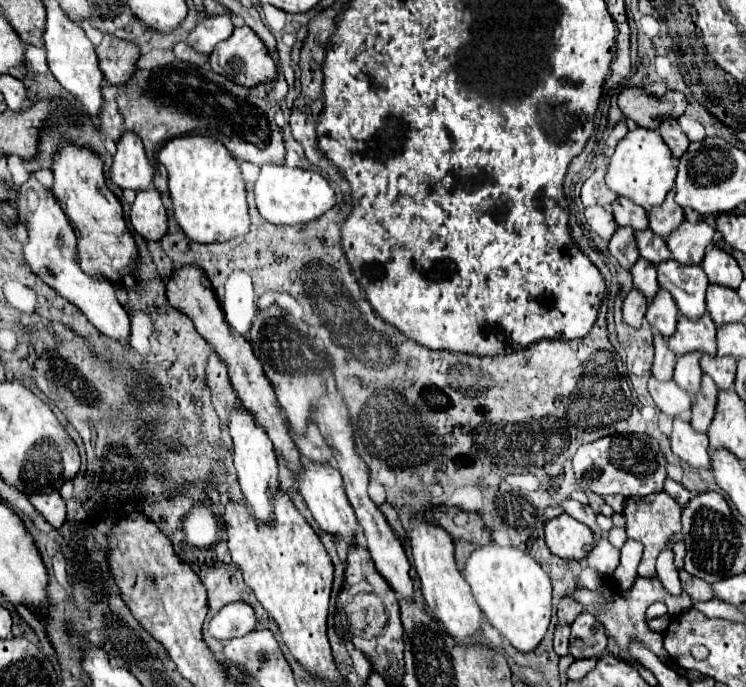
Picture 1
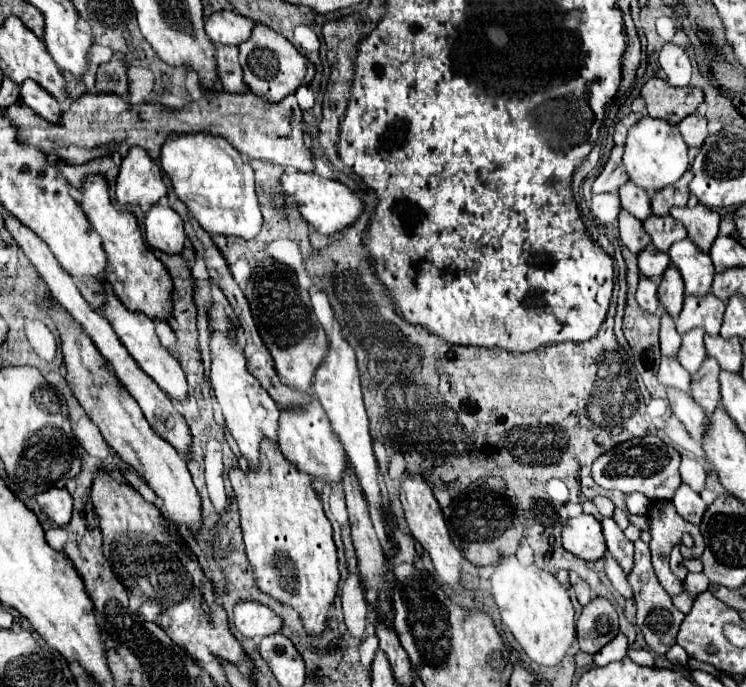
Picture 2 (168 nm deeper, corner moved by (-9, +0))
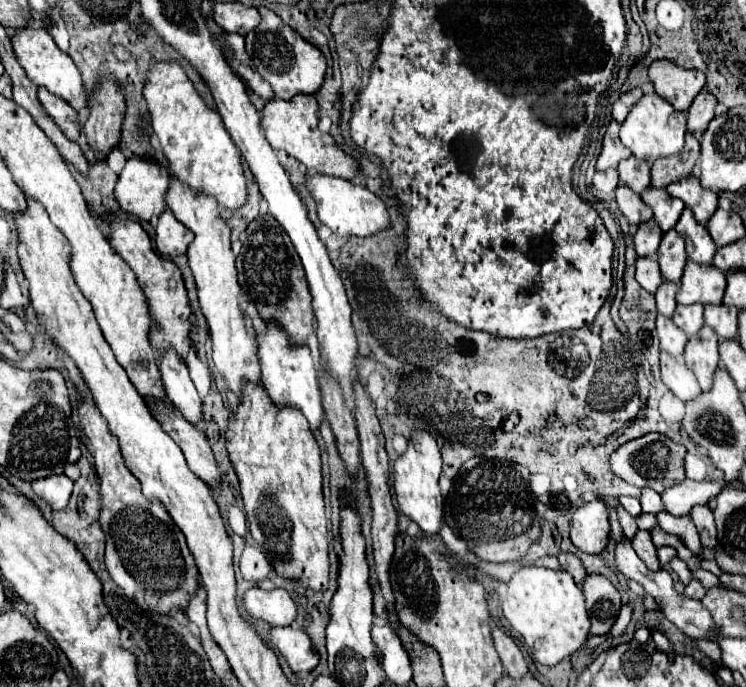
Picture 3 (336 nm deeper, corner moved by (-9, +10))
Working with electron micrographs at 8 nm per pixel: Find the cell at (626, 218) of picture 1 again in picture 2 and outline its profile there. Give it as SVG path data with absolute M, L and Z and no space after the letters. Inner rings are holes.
M627 182L619 188L619 196L621 196L621 206L635 218L645 220L651 214L651 202L647 192L643 192L643 188Z

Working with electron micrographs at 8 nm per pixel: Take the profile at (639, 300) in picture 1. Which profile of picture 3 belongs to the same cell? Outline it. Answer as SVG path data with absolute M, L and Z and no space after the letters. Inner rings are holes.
M637 258L635 266L637 266L637 282L639 282L649 294L655 294L655 290L657 290L657 288L661 286L661 282L663 282L663 276L661 276L661 270L659 270L657 260Z

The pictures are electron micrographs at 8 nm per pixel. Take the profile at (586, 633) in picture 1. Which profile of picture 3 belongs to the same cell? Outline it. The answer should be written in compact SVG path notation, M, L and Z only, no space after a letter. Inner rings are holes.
M599 574L587 576L587 580L583 582L583 594L585 608L591 618L589 634L607 634L621 610L621 594L605 576Z

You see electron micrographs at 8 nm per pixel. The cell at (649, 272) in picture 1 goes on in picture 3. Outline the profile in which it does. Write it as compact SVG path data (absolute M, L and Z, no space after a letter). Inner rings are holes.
M645 222L645 226L637 226L637 232L633 236L637 256L647 258L657 254L661 238L663 238L663 232L659 230L659 226L655 226L655 222Z

